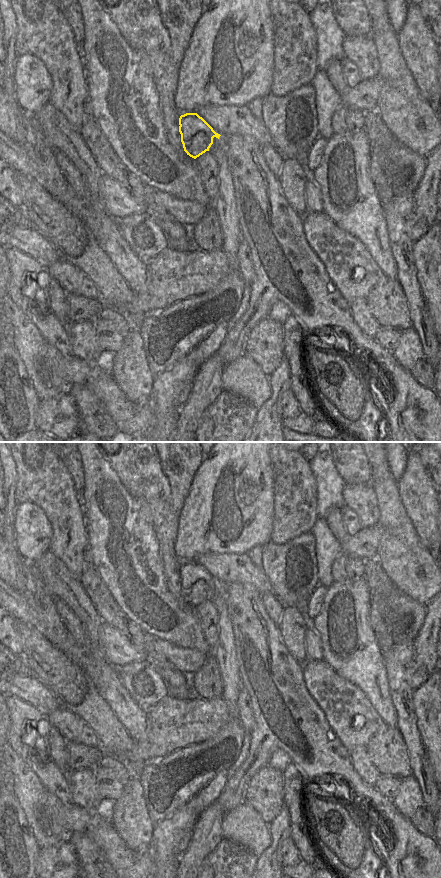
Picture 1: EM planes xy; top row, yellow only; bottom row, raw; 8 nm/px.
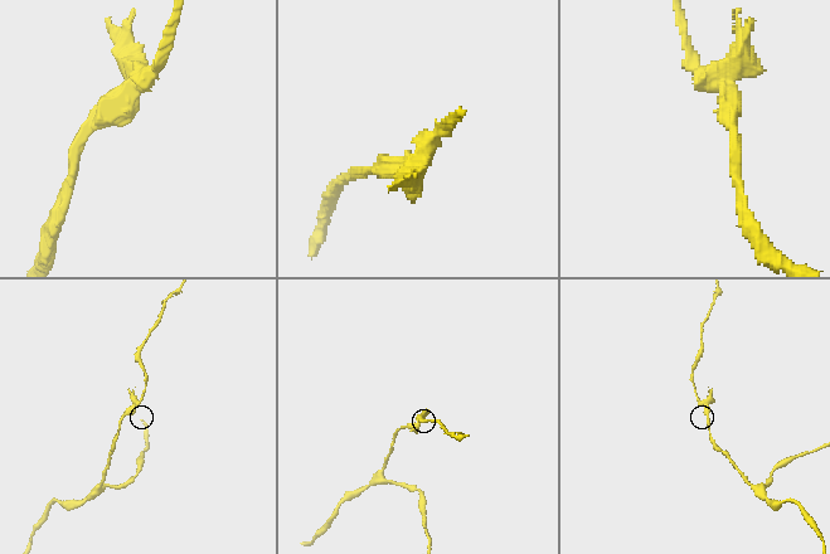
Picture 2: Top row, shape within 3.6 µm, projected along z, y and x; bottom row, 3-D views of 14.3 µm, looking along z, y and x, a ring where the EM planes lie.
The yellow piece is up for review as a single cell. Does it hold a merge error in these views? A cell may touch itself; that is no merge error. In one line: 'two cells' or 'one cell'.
two cells

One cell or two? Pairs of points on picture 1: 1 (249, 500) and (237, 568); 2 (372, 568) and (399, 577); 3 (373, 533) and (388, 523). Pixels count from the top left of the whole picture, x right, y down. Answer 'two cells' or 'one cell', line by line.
1: two cells
2: two cells
3: two cells

